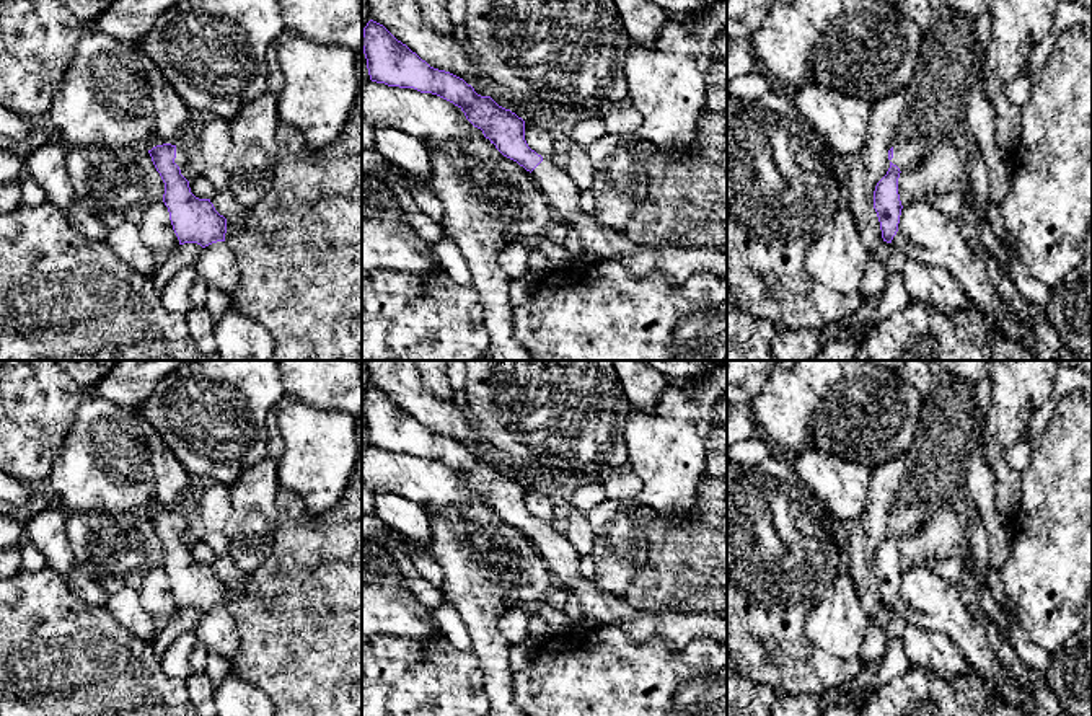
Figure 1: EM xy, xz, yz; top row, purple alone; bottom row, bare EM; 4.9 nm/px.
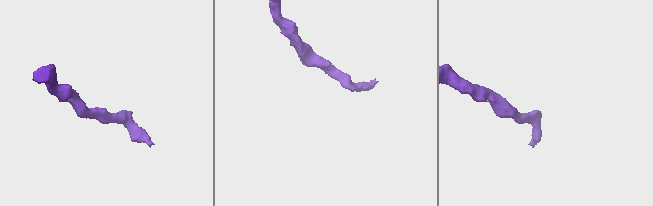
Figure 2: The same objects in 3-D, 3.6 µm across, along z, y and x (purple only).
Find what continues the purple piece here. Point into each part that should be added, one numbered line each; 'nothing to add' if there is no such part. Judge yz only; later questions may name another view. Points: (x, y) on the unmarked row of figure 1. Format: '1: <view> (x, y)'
1: yz (907, 521)

